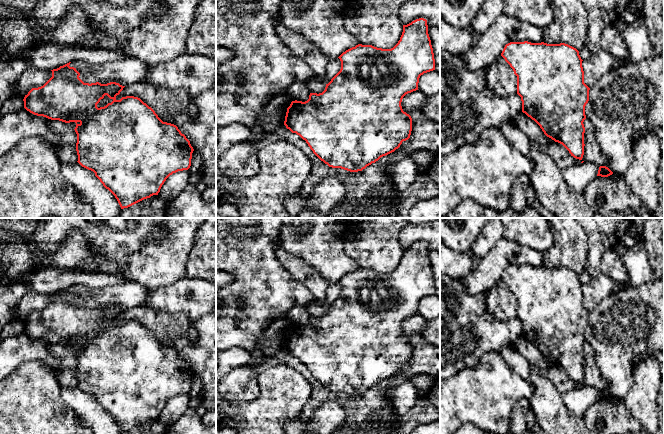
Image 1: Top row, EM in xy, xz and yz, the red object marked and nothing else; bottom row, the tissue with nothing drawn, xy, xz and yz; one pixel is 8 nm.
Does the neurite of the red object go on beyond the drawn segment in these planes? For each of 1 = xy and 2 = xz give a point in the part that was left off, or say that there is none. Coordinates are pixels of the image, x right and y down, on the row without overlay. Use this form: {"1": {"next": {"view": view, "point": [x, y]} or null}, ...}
{"1": {"next": null}, "2": {"next": null}}

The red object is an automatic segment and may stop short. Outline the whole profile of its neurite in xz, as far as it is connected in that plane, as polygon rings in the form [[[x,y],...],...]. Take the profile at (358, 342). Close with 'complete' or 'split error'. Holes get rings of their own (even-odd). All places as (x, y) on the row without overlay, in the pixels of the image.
[[[419,242],[403,249],[398,267],[391,273],[358,268],[339,281],[340,295],[326,308],[322,317],[310,317],[305,326],[292,325],[287,332],[284,349],[306,365],[313,377],[332,392],[358,396],[400,371],[410,362],[412,342],[403,335],[403,321],[418,314],[419,302],[424,297],[435,294],[435,283],[428,258],[427,244]]] | complete

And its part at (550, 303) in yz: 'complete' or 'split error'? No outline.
complete

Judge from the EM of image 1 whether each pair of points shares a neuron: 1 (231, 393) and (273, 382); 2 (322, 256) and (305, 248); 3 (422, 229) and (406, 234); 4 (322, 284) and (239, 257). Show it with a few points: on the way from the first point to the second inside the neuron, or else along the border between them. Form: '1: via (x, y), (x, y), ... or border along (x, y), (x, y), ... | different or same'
1: border along (247, 365), (257, 374), (259, 395), (241, 402) | different
2: via (318, 252), (314, 248), (309, 248) | same
3: via (418, 233), (410, 234) | same
4: border along (276, 253), (276, 258), (281, 265), (307, 288) | different

